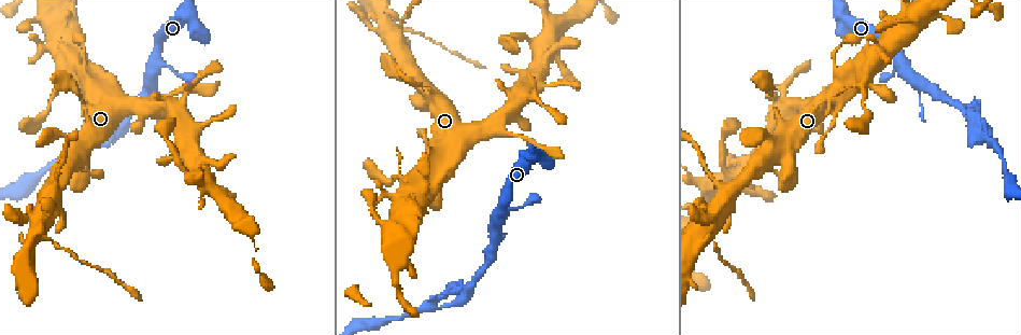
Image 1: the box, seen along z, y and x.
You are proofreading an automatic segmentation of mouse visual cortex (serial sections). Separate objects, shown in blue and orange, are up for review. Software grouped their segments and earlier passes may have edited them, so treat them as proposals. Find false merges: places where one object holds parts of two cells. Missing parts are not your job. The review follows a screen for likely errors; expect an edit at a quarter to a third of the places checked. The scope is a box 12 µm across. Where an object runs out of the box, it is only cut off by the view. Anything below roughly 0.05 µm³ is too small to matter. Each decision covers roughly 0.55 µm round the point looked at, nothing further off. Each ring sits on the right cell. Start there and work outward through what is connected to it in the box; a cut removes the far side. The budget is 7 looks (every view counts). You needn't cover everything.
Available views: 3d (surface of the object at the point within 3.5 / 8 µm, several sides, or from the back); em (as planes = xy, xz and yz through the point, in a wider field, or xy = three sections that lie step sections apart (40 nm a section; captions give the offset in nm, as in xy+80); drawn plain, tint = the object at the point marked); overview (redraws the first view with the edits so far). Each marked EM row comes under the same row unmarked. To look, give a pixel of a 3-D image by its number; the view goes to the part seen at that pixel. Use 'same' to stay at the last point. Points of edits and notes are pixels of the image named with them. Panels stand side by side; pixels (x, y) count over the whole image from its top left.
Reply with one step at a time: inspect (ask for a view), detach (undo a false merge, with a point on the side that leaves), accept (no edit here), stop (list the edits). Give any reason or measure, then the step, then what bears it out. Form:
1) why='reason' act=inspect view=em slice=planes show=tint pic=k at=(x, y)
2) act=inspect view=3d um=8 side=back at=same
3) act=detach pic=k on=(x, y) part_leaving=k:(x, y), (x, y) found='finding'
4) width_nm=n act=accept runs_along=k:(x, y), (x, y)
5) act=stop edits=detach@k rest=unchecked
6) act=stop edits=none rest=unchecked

why='thick turns thin' act=inspect view=3d um=3.5 pic=1 at=(415, 83)

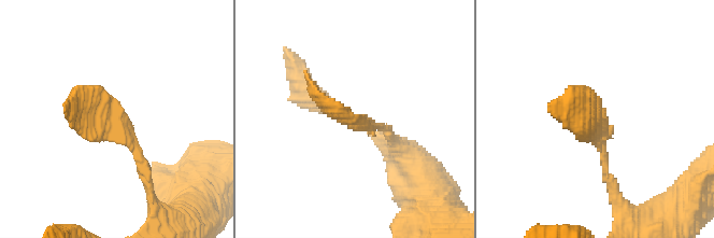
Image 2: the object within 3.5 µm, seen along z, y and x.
why='now the EM' act=inspect view=em slice=xy step=3 show=tint pic=2 at=(109, 118)

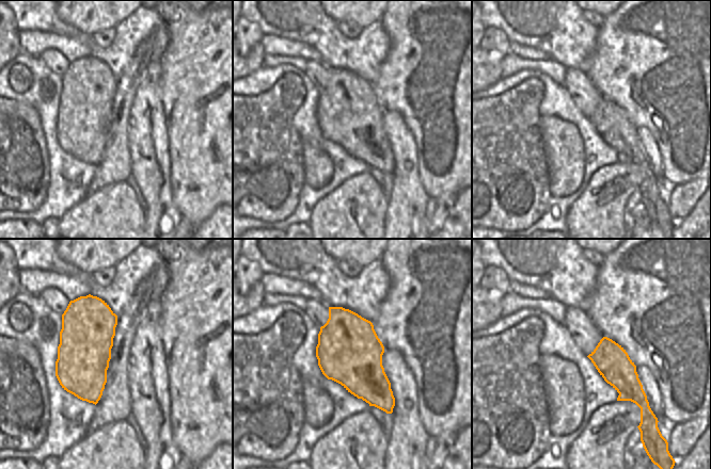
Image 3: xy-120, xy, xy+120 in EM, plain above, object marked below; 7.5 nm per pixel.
act=accept runs_along=2:(147, 179), (111, 118), (65, 112) found='one cell here'

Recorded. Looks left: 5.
why='narrows sharply' act=inspect view=3d um=3.5 pic=1 at=(55, 241)

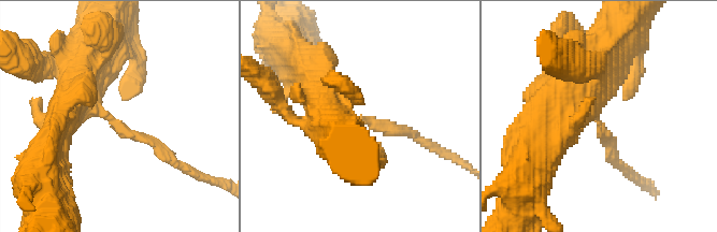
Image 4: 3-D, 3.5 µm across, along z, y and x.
arm_widths_nm=150,400 act=inspect view=em slice=xy step=2 show=tint pic=4 at=(599, 121)

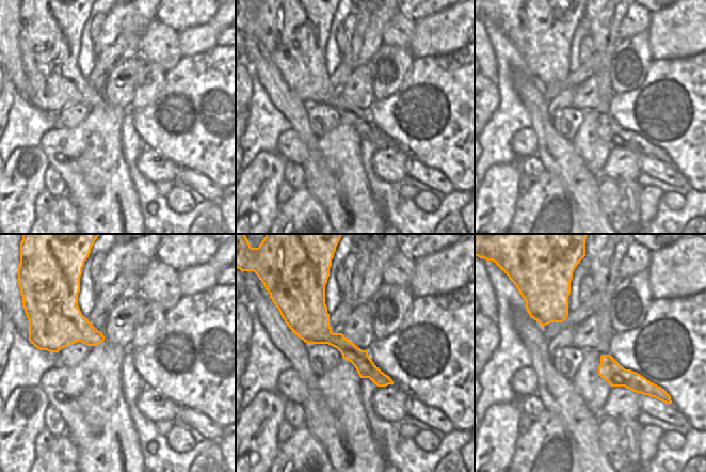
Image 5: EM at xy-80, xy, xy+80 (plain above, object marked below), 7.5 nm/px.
act=detach pic=4 on=(388, 130) part_leaving=4:(363, 120), (410, 131), (439, 148) found='two cells meet here'

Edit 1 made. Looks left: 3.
why='calibre changes' act=inspect view=3d um=3.5 pic=1 at=(551, 22)

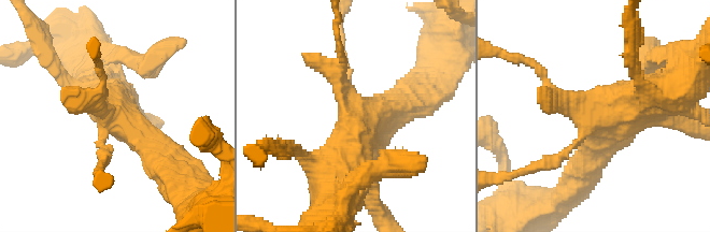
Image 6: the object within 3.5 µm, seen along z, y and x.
act=inspect view=em slice=xy step=1 show=tint pic=6 at=(109, 111)

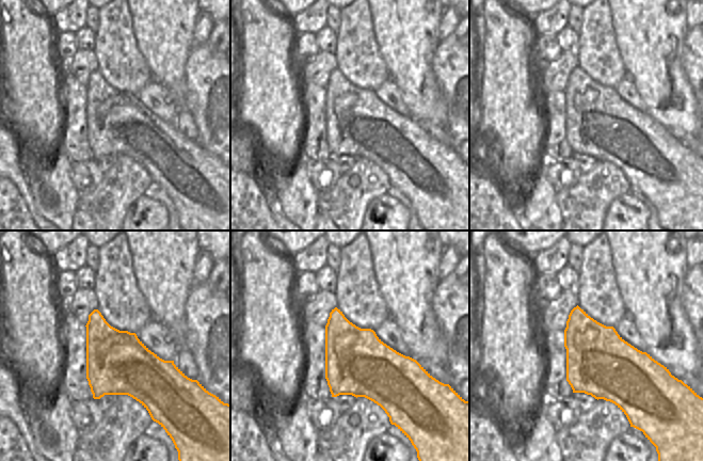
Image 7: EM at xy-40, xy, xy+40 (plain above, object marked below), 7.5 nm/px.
act=accept runs_along=6:(667, 93), (618, 106), (587, 170) found='one cell here'

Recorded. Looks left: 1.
act=stop edits=detach@4 rest=unchecked

